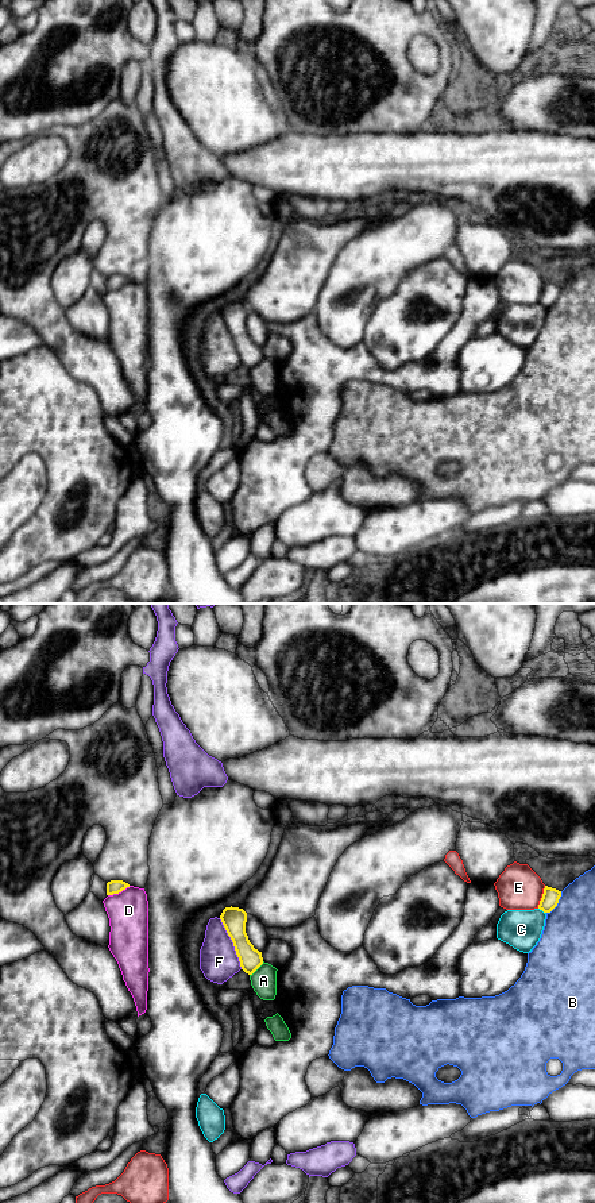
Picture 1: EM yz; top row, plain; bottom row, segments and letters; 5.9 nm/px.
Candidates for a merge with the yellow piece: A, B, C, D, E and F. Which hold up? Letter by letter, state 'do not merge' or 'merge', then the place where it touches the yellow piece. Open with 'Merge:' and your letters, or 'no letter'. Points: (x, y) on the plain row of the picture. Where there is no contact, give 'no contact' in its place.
Merge: no letter
A: do not merge; meets yellow in yz at (257, 363)
B: do not merge; meets yellow in yz at (557, 297)
C: do not merge; meets yellow in yz at (543, 305)
D: do not merge; meets yellow in yz at (119, 286)
E: do not merge; meets yellow in yz at (543, 292)
F: do not merge; meets yellow in yz at (234, 339)

